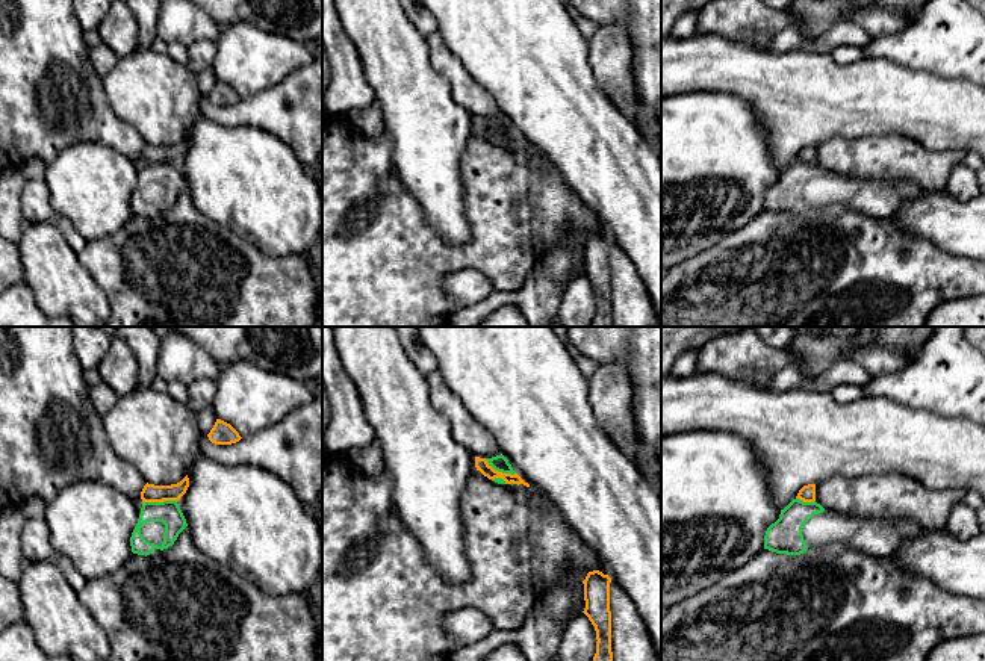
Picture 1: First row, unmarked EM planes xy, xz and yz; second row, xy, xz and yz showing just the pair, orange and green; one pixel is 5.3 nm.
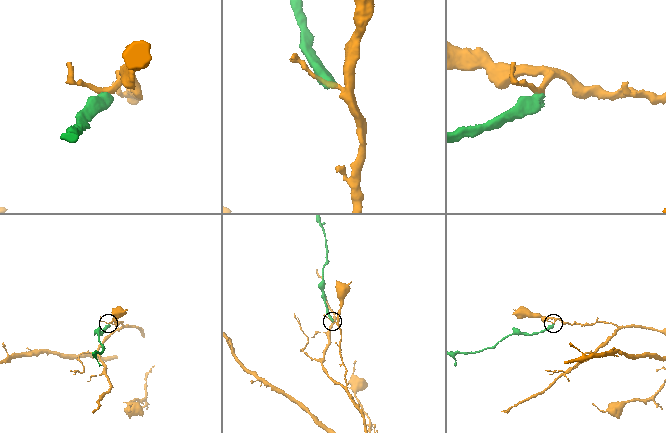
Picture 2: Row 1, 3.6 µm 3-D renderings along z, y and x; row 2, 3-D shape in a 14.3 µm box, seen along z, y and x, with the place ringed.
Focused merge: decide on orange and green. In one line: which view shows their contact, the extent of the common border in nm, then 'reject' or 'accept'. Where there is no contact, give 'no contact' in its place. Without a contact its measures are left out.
contact in xy; length 190 nm; reject

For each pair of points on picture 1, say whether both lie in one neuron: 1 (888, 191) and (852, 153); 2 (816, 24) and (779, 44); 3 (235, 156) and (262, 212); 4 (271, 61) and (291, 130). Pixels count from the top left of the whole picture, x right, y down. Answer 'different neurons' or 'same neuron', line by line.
1: different neurons
2: different neurons
3: same neuron
4: different neurons

